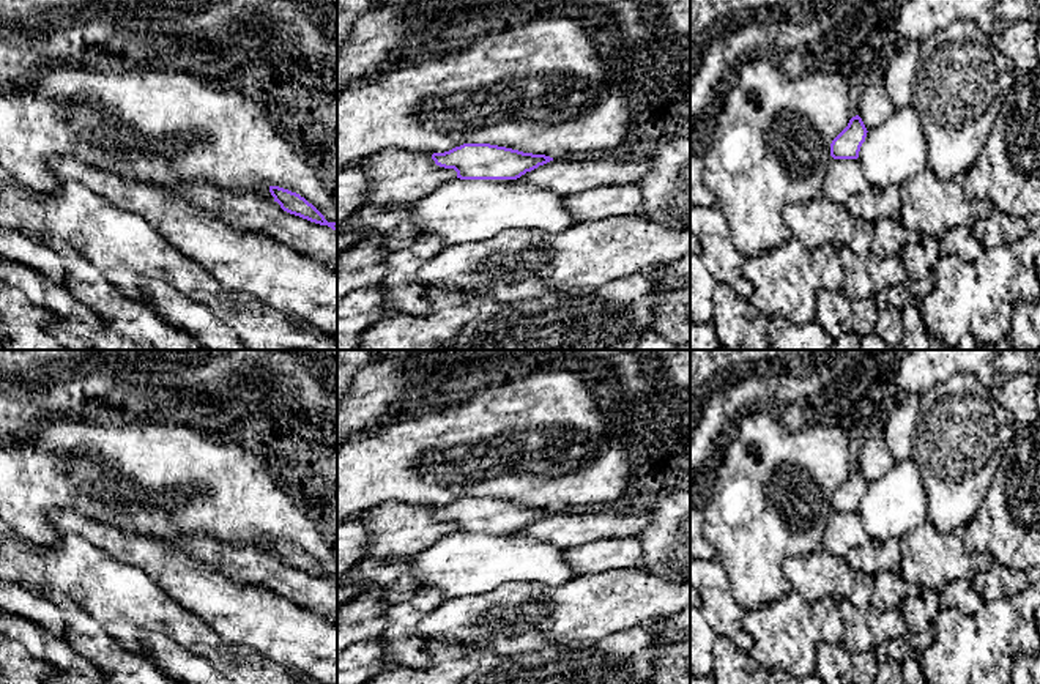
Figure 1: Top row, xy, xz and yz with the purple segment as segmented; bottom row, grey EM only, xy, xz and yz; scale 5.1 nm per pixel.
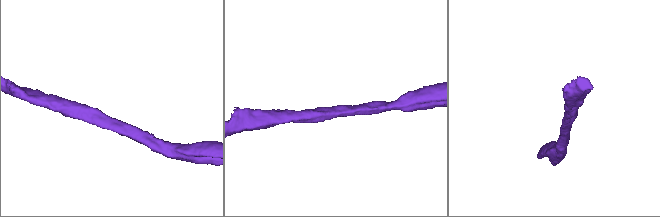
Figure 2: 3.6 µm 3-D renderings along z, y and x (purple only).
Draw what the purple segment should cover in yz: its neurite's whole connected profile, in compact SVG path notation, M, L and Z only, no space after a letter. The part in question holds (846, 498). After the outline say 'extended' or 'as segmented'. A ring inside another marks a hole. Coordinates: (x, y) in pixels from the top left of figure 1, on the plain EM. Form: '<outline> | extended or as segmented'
M852 470L848 479L832 493L830 509L834 512L857 512L867 485L862 471Z | as segmented

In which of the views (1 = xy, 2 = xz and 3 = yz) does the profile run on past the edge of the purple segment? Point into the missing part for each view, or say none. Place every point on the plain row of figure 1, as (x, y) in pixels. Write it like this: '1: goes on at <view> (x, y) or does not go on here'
1: does not go on here
2: does not go on here
3: does not go on here

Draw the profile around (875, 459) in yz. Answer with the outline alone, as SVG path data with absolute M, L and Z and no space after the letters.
M882 435L870 438L862 446L857 459L857 468L862 471L867 484L882 478L893 463L893 455Z

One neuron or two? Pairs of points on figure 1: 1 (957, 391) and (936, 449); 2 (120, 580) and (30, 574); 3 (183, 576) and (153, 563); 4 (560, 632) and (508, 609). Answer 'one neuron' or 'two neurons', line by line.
1: one neuron
2: one neuron
3: one neuron
4: one neuron

